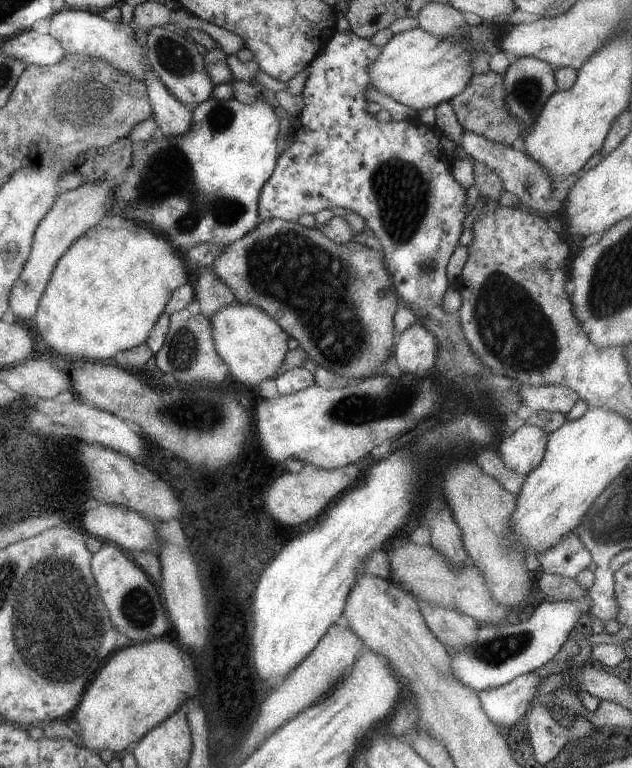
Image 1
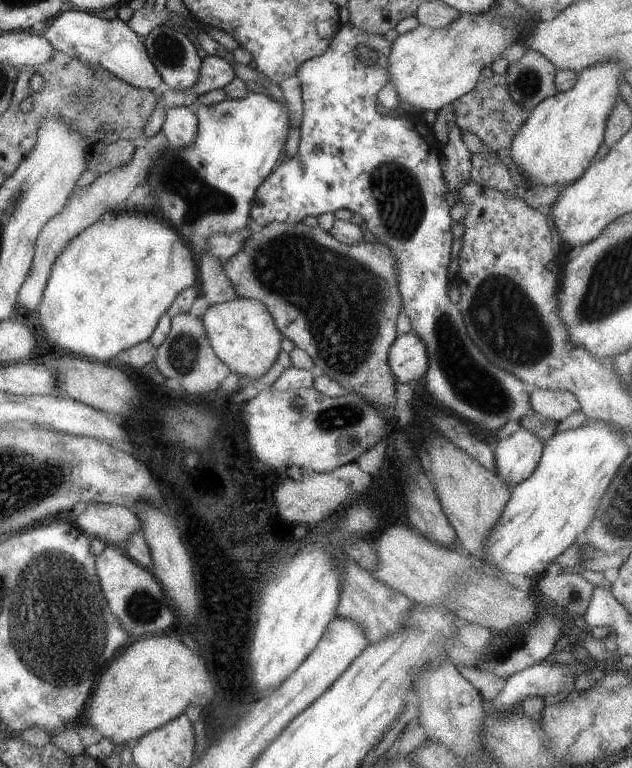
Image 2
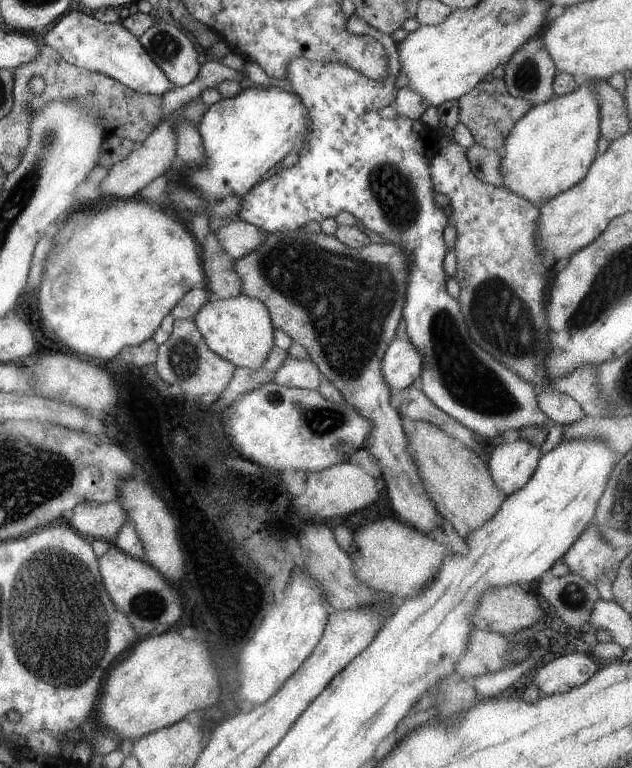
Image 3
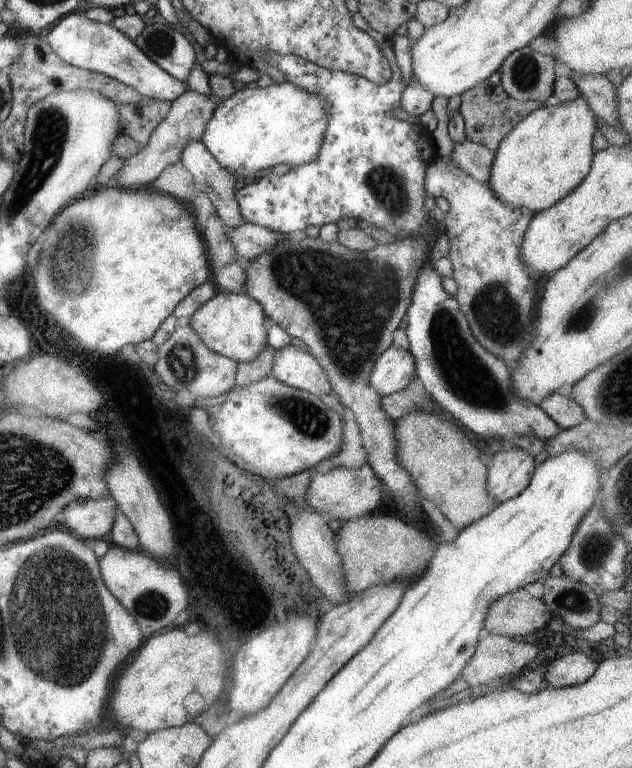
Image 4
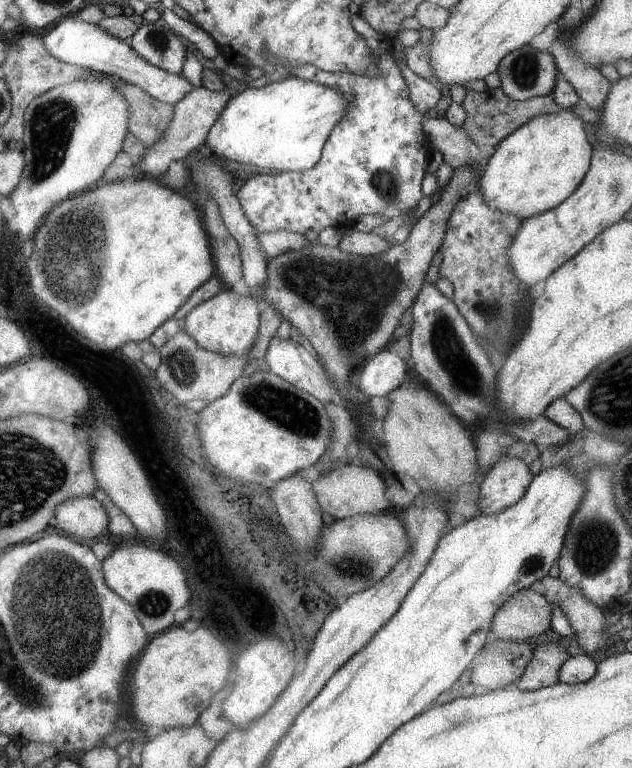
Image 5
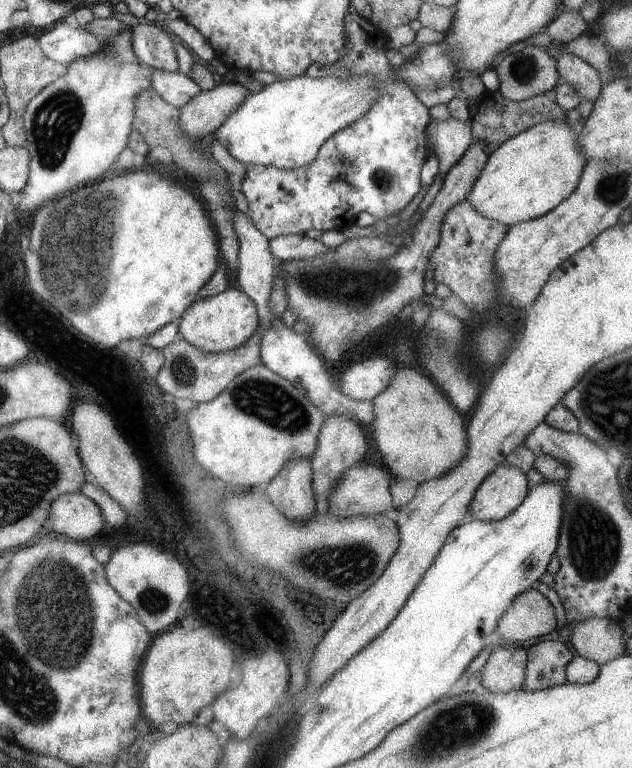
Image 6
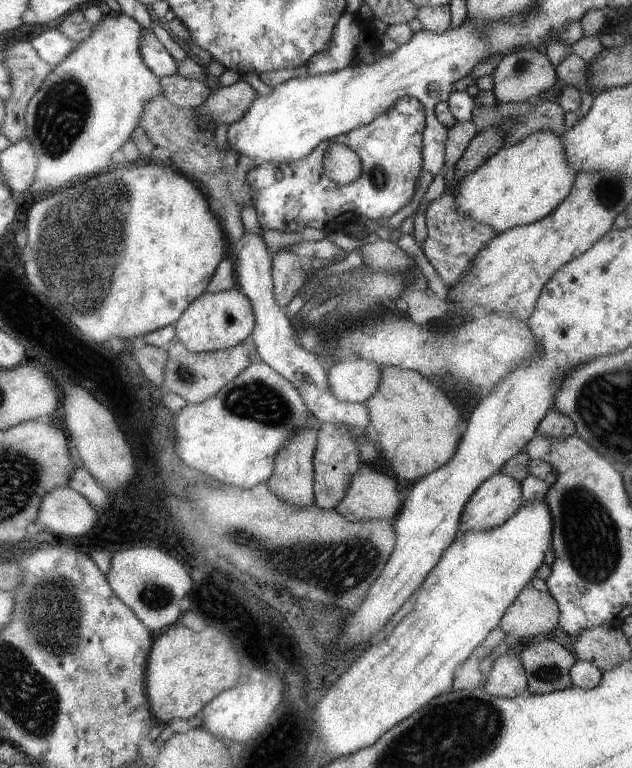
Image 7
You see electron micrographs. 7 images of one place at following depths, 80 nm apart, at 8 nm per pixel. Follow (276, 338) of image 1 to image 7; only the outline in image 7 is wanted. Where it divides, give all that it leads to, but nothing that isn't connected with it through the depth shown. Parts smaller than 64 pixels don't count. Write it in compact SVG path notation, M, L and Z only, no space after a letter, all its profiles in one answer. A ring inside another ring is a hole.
M237 288L214 293L205 291L196 296L187 305L187 308L183 309L173 325L175 327L175 338L189 352L211 352L234 347L241 342L248 341L254 325L254 314L251 301Z

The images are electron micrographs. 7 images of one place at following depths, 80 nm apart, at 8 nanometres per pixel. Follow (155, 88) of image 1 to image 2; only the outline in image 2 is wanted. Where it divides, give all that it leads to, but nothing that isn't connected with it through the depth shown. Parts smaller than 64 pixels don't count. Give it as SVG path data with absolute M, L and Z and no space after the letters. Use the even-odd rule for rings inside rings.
M175 107L166 112L160 131L165 135L169 146L178 149L191 145L197 130L196 116L187 107Z

